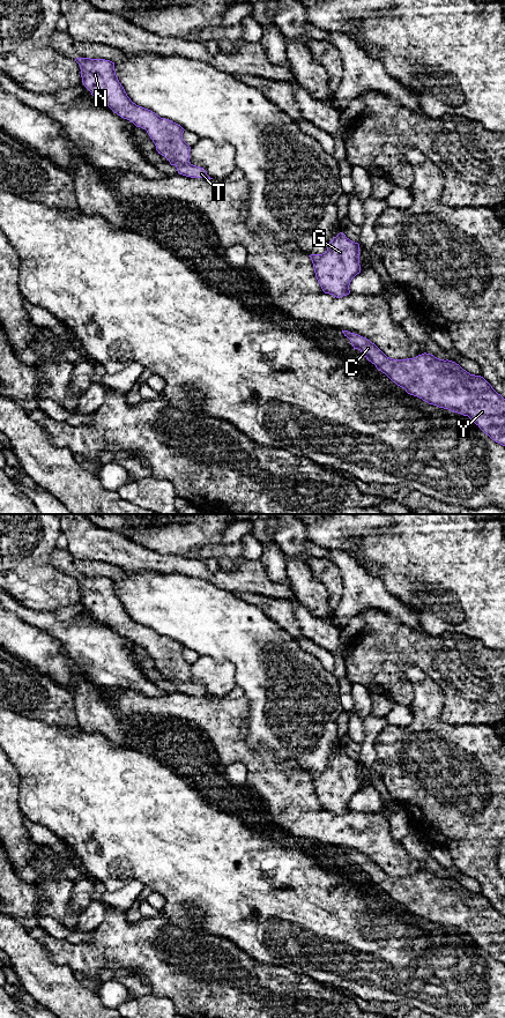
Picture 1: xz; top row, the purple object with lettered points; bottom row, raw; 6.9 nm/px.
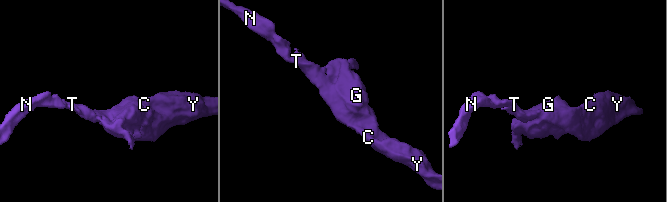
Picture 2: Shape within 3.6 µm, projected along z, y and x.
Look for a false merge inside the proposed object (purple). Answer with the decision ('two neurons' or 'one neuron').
one neuron

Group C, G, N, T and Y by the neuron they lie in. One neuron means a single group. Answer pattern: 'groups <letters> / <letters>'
groups C G N T Y

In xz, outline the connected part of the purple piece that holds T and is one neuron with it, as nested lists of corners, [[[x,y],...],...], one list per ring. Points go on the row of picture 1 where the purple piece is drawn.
[[[76,58],[83,86],[95,99],[114,113],[147,131],[158,154],[164,156],[179,174],[191,178],[210,178],[203,168],[190,163],[191,147],[183,140],[184,128],[155,112],[136,105],[119,82],[114,62],[105,59]]]

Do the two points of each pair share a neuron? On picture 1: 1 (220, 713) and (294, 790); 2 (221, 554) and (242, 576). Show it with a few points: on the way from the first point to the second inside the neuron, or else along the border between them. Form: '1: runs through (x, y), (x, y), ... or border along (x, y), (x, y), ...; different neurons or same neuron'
1: runs through (228, 735), (272, 779); same neuron
2: border along (246, 559), (243, 559), (232, 570), (218, 567); different neurons

